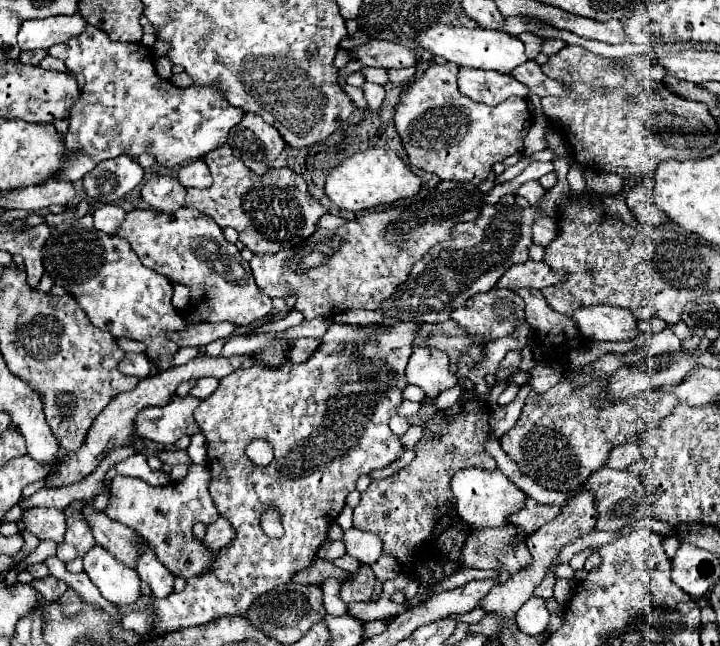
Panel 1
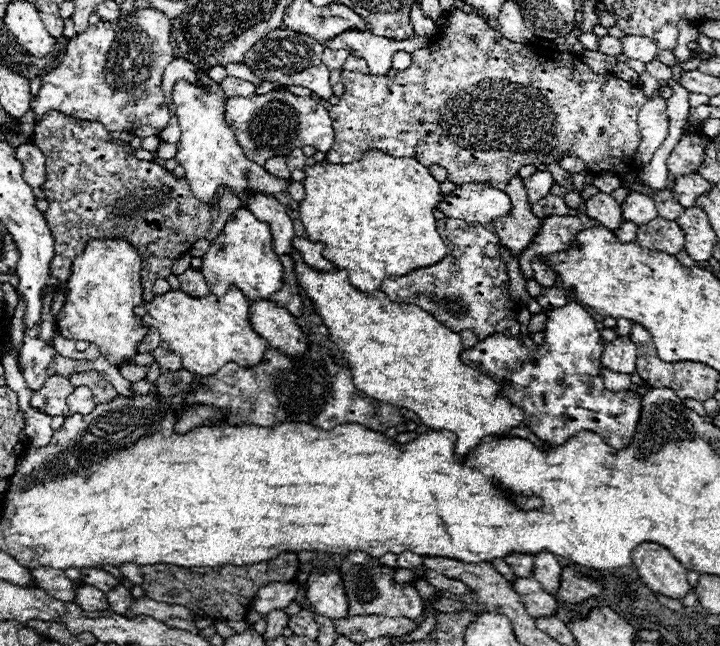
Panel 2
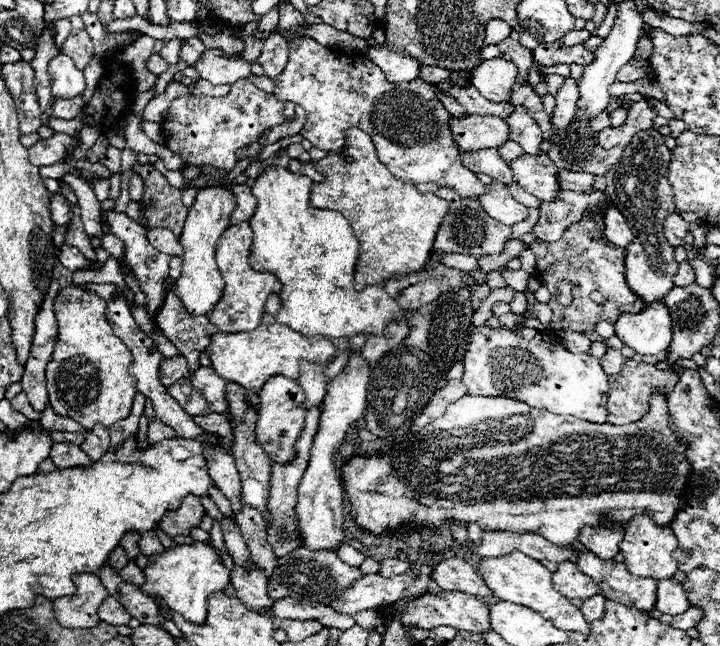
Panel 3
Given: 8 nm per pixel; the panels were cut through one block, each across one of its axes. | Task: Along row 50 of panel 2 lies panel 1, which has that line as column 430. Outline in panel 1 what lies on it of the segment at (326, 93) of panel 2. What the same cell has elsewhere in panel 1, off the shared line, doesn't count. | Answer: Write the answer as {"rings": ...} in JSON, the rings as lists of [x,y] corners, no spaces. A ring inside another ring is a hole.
{"rings":[[[546,130],[548,148],[552,148],[558,158],[554,160],[554,172],[558,174],[558,184],[550,188],[538,206],[484,206],[480,218],[474,222],[460,222],[454,226],[454,238],[450,242],[440,242],[432,246],[422,260],[418,260],[410,278],[394,290],[394,294],[378,308],[386,320],[394,322],[444,322],[450,318],[450,312],[458,306],[464,306],[466,300],[474,298],[480,292],[488,292],[496,286],[498,278],[514,264],[528,260],[528,246],[532,244],[532,224],[540,216],[556,218],[560,214],[562,202],[570,196],[570,186],[566,180],[570,168],[570,154],[566,152],[564,140],[556,130]]]}

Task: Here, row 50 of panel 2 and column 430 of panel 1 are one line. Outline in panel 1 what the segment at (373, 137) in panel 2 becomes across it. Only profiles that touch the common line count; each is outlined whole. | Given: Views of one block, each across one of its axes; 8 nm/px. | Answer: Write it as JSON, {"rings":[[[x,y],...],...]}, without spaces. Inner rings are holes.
{"rings":[[[466,390],[460,400],[432,416],[422,412],[408,416],[410,426],[422,426],[424,436],[416,444],[414,460],[398,474],[372,480],[366,492],[362,492],[360,504],[354,508],[354,528],[376,534],[384,548],[382,554],[396,558],[400,566],[420,568],[425,555],[434,554],[436,538],[446,532],[460,518],[454,514],[454,494],[450,490],[450,478],[462,468],[484,468],[494,470],[496,462],[486,454],[484,440],[490,436],[488,406],[476,400],[472,390]]]}

